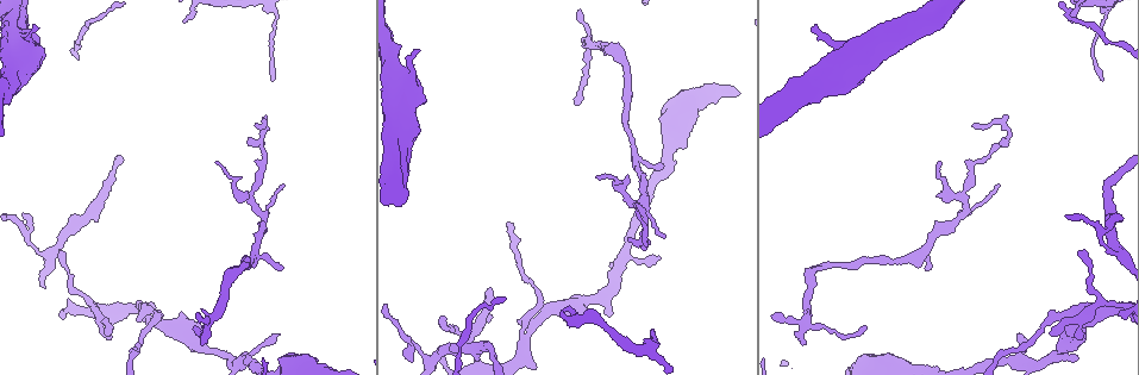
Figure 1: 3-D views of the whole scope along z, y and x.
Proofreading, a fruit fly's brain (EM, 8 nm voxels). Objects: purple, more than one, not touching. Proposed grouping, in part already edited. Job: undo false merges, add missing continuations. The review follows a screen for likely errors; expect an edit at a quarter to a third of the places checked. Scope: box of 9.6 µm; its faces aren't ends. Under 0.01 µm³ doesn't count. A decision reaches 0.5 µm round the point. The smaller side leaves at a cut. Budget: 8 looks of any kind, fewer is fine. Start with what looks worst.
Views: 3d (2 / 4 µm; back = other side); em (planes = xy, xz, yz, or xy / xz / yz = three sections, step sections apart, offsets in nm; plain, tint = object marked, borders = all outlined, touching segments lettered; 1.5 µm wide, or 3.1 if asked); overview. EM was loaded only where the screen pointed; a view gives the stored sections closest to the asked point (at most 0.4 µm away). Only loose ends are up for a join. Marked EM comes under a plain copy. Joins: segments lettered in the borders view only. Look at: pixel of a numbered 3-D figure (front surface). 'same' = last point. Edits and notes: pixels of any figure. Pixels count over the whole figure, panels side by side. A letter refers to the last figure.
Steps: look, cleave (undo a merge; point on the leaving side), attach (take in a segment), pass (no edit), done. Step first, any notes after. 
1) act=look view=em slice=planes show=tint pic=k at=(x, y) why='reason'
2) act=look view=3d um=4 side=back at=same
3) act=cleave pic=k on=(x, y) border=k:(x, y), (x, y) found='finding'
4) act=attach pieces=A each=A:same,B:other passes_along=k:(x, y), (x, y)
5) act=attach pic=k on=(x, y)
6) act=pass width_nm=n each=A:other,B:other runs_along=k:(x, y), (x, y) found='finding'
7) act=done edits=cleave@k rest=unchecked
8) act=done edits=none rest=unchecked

act=look view=3d um=4 pic=1 at=(419, 51)

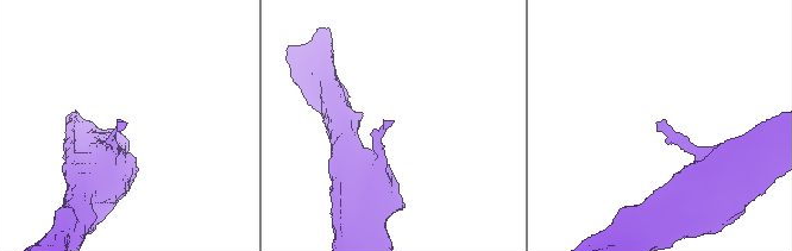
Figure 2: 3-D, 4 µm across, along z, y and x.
act=look view=em slice=xz step=8 show=borders pic=2 at=(660, 123)

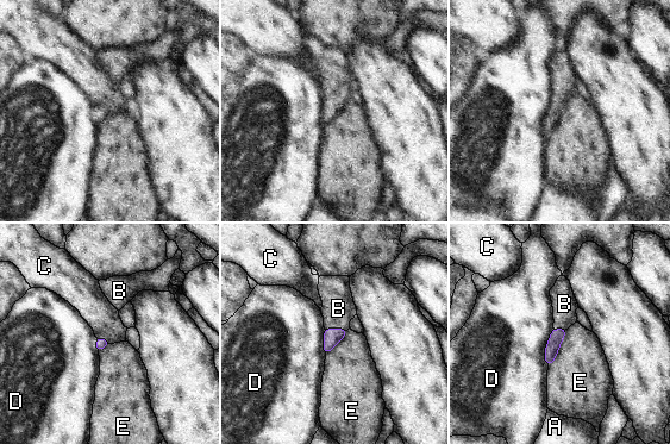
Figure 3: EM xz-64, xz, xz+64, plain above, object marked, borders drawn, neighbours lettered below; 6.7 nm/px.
act=look view=em slice=planes show=borders at=same

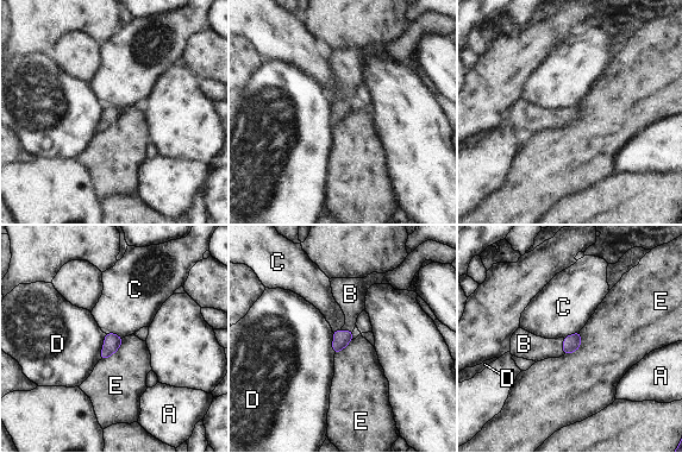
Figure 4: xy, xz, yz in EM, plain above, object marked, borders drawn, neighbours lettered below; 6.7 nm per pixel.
act=attach pieces=B each=A:other,B:same,C:other,D:other,E:other found='the cell continues'

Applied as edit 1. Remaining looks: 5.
act=look view=em slice=planes show=borders pic=1 at=(582, 39)

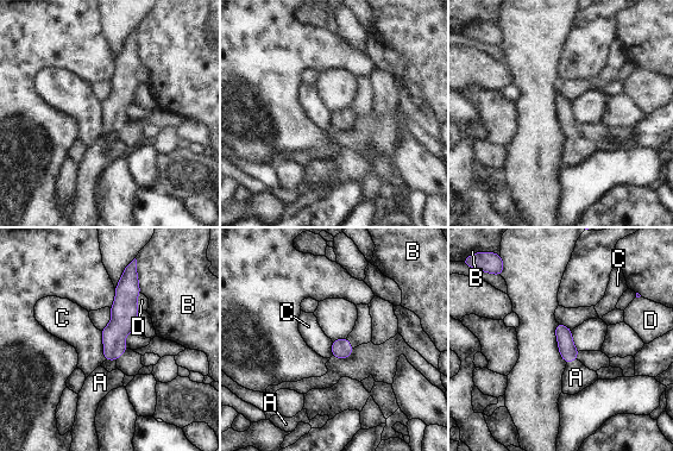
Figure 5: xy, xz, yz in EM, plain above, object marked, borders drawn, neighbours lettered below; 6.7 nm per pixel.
act=attach pieces=A width_nm=120 each=A:same,B:other,C:other,D:other passes_along=5:(568, 352), (572, 359), (576, 377) found='it goes on there'

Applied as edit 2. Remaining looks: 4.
act=look view=overview

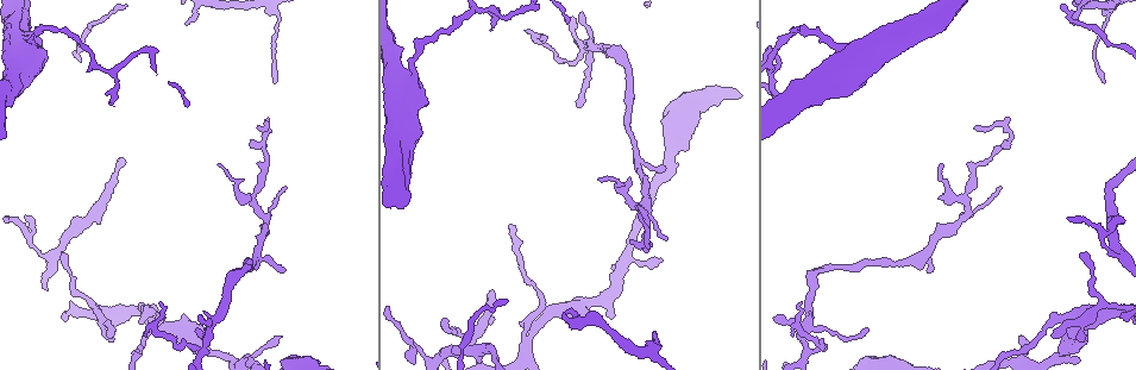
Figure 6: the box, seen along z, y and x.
act=look view=3d um=2 pic=6 at=(280, 338) why='an open end'

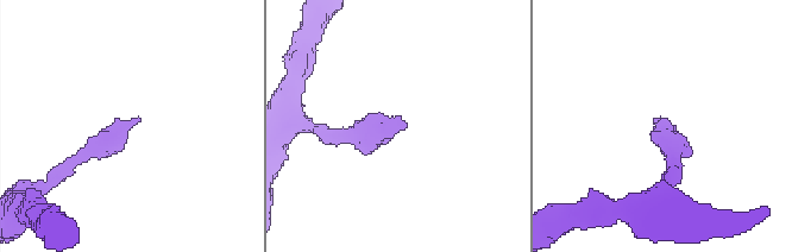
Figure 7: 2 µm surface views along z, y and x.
act=look view=em slice=planes show=tint pic=7 at=(140, 120)

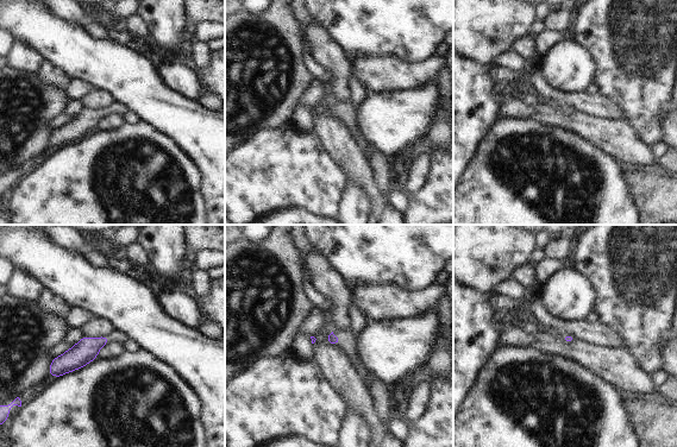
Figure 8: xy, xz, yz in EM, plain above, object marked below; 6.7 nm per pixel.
act=look view=em slice=planes show=borders at=same why='what lies round it'

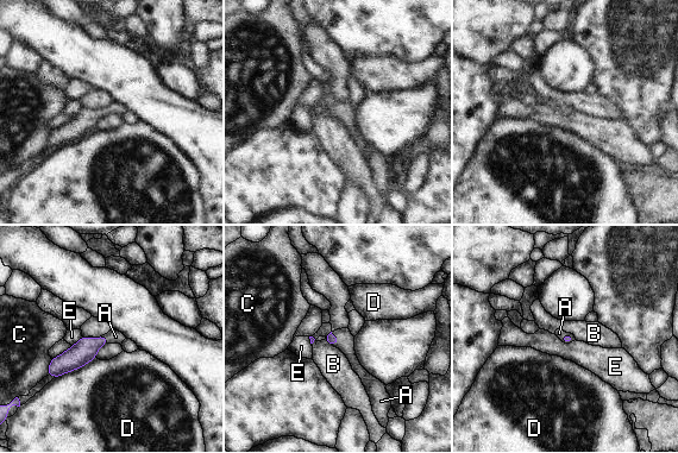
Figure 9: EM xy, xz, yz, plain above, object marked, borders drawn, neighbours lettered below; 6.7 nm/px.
act=attach pieces=A each=A:same,B:other,C:other,D:other,E:other passes_along=9:(85, 350), (106, 337), (115, 337) found='the cell continues'

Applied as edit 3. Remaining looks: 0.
act=done edits=attach@4,attach@5,attach@9 rest=unchecked

